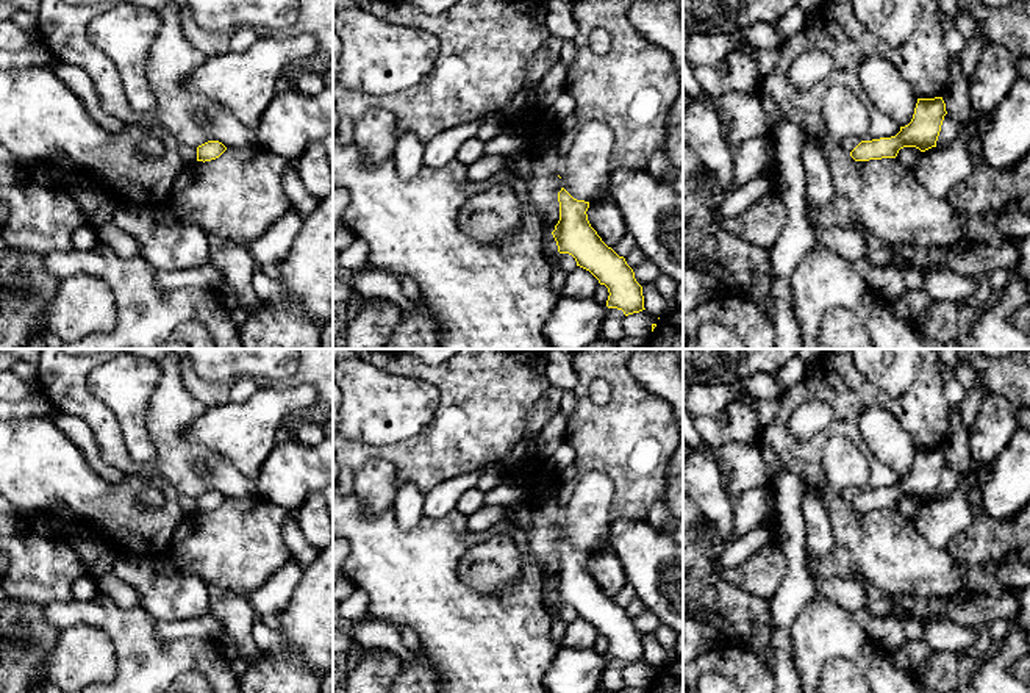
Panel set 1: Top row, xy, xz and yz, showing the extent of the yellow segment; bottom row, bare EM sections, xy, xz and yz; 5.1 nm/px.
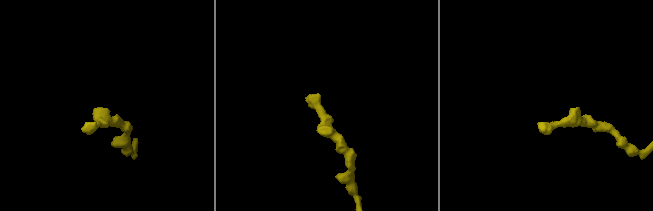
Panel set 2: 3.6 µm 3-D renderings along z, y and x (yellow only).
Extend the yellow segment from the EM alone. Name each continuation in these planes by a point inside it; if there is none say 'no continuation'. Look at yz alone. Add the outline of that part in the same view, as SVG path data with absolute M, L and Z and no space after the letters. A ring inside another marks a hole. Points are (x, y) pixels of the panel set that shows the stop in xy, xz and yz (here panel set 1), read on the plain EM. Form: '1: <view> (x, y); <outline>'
no continuation

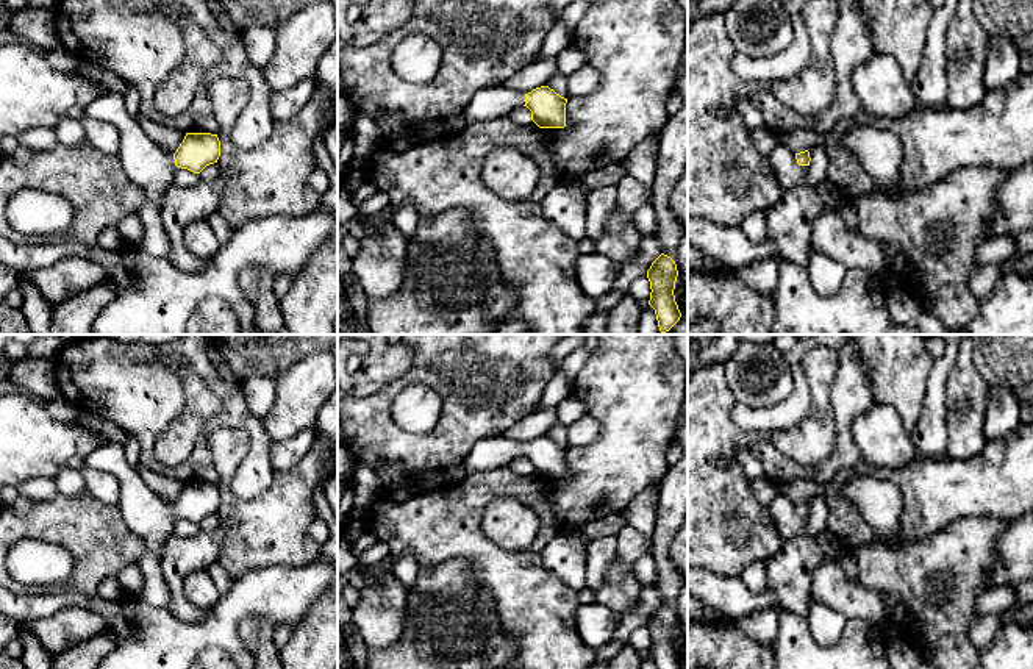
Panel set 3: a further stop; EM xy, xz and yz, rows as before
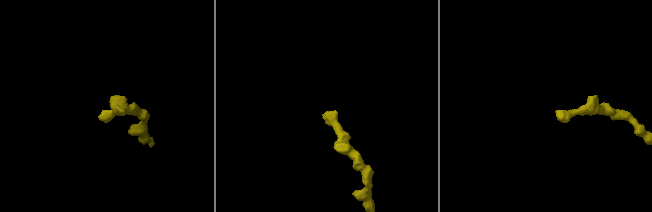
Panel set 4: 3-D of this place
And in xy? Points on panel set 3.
1: xy (144, 513); M105 442L88 456L88 467L114 475L120 485L117 506L130 531L145 547L138 563L144 585L136 594L155 608L169 610L172 596L161 571L161 550L173 535L177 519L172 503L164 502L125 460L125 449L117 442Z

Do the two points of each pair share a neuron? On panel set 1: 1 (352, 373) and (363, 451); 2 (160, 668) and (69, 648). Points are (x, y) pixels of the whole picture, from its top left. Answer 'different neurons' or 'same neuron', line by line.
1: different neurons
2: different neurons

